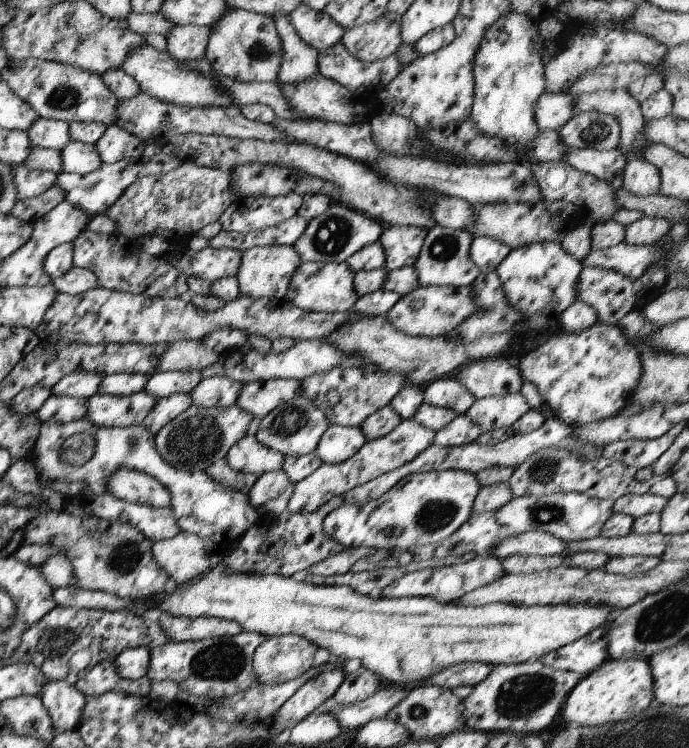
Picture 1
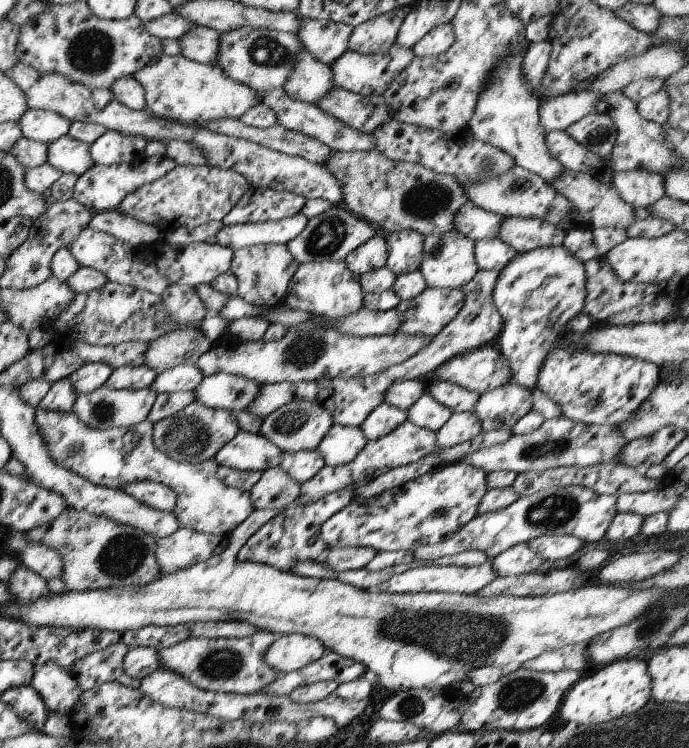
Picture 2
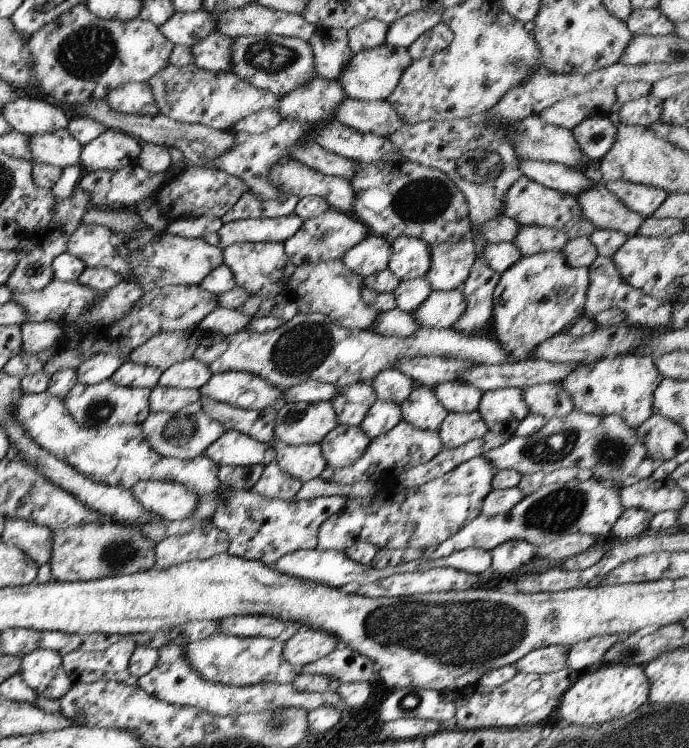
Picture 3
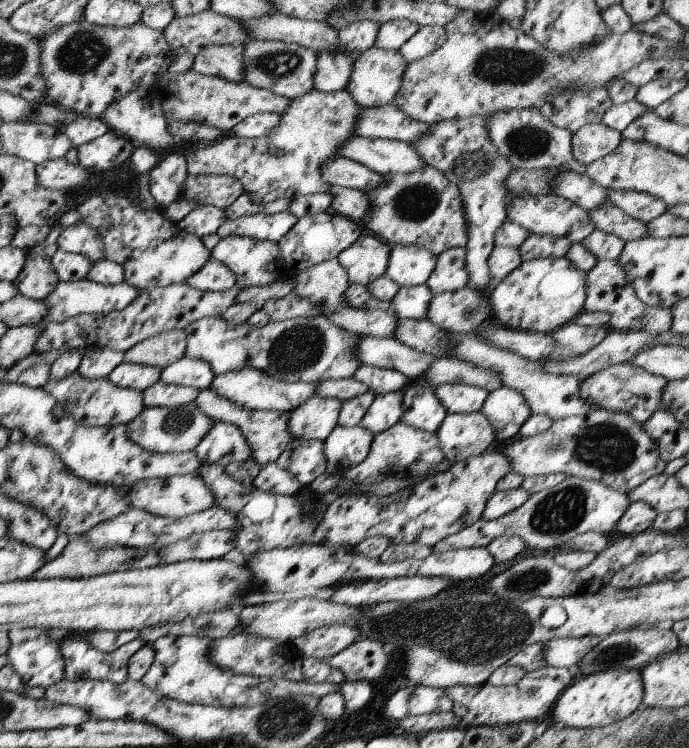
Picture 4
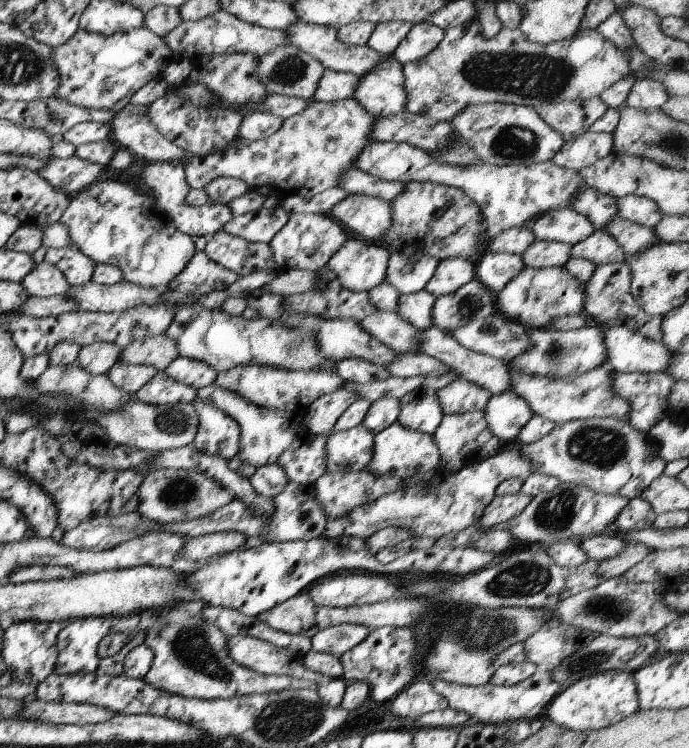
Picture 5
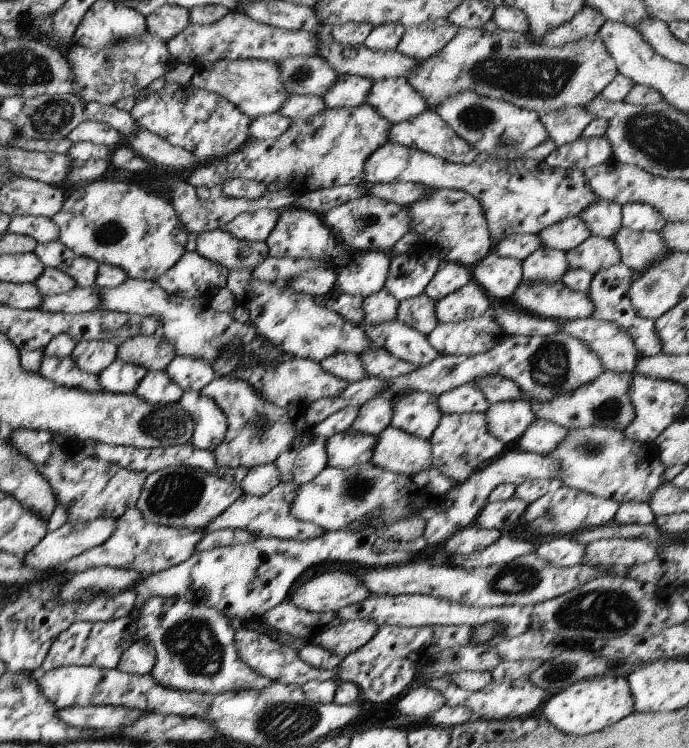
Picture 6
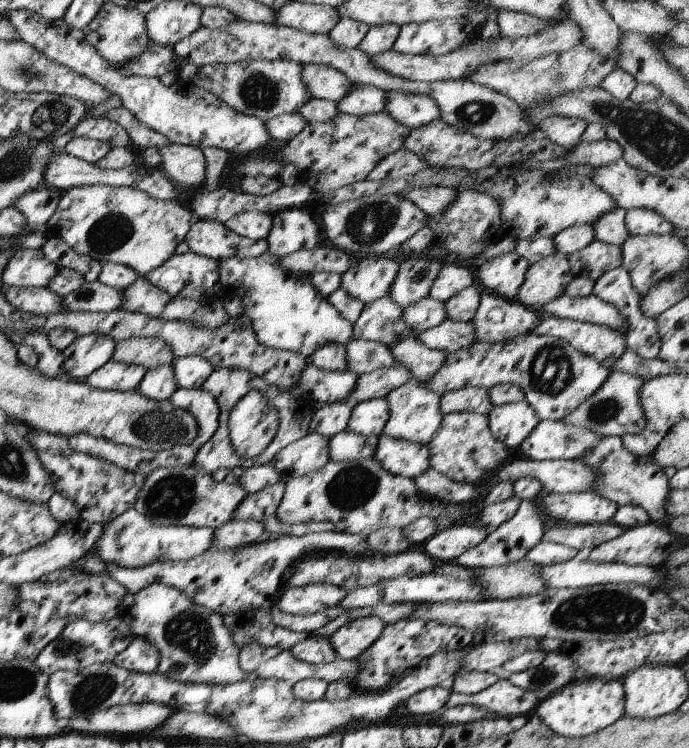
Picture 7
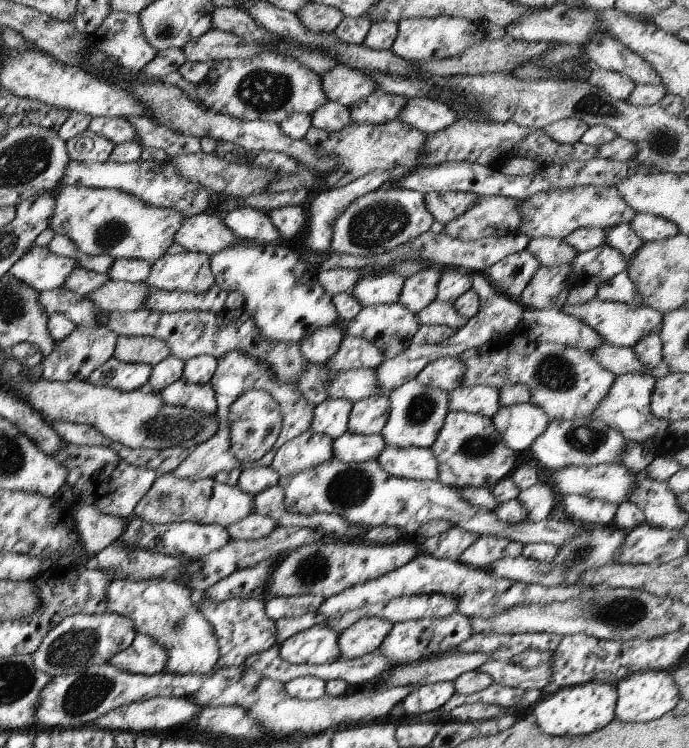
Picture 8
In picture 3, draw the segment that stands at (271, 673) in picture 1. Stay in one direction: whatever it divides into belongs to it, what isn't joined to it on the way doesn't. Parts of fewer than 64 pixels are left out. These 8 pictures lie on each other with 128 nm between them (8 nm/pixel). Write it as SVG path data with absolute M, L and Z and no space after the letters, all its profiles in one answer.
M298 627L296 633L283 642L280 657L294 667L302 667L328 655L339 646L337 642L326 632Z

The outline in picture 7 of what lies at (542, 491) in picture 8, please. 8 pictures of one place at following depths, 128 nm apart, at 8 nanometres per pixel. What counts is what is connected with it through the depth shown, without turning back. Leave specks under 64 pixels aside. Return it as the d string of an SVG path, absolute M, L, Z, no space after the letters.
M539 499L533 501L521 501L515 514L492 530L475 548L469 548L460 554L455 564L461 565L467 569L500 567L509 563L514 563L524 558L529 549L533 548L544 535L543 522L541 521L541 510Z

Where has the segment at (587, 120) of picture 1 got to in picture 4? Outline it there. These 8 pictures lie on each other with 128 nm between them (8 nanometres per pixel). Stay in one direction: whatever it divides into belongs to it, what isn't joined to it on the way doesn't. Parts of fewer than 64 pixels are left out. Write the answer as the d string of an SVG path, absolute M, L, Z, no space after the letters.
M601 122L585 123L571 137L572 155L586 166L609 154L620 139L620 132Z

